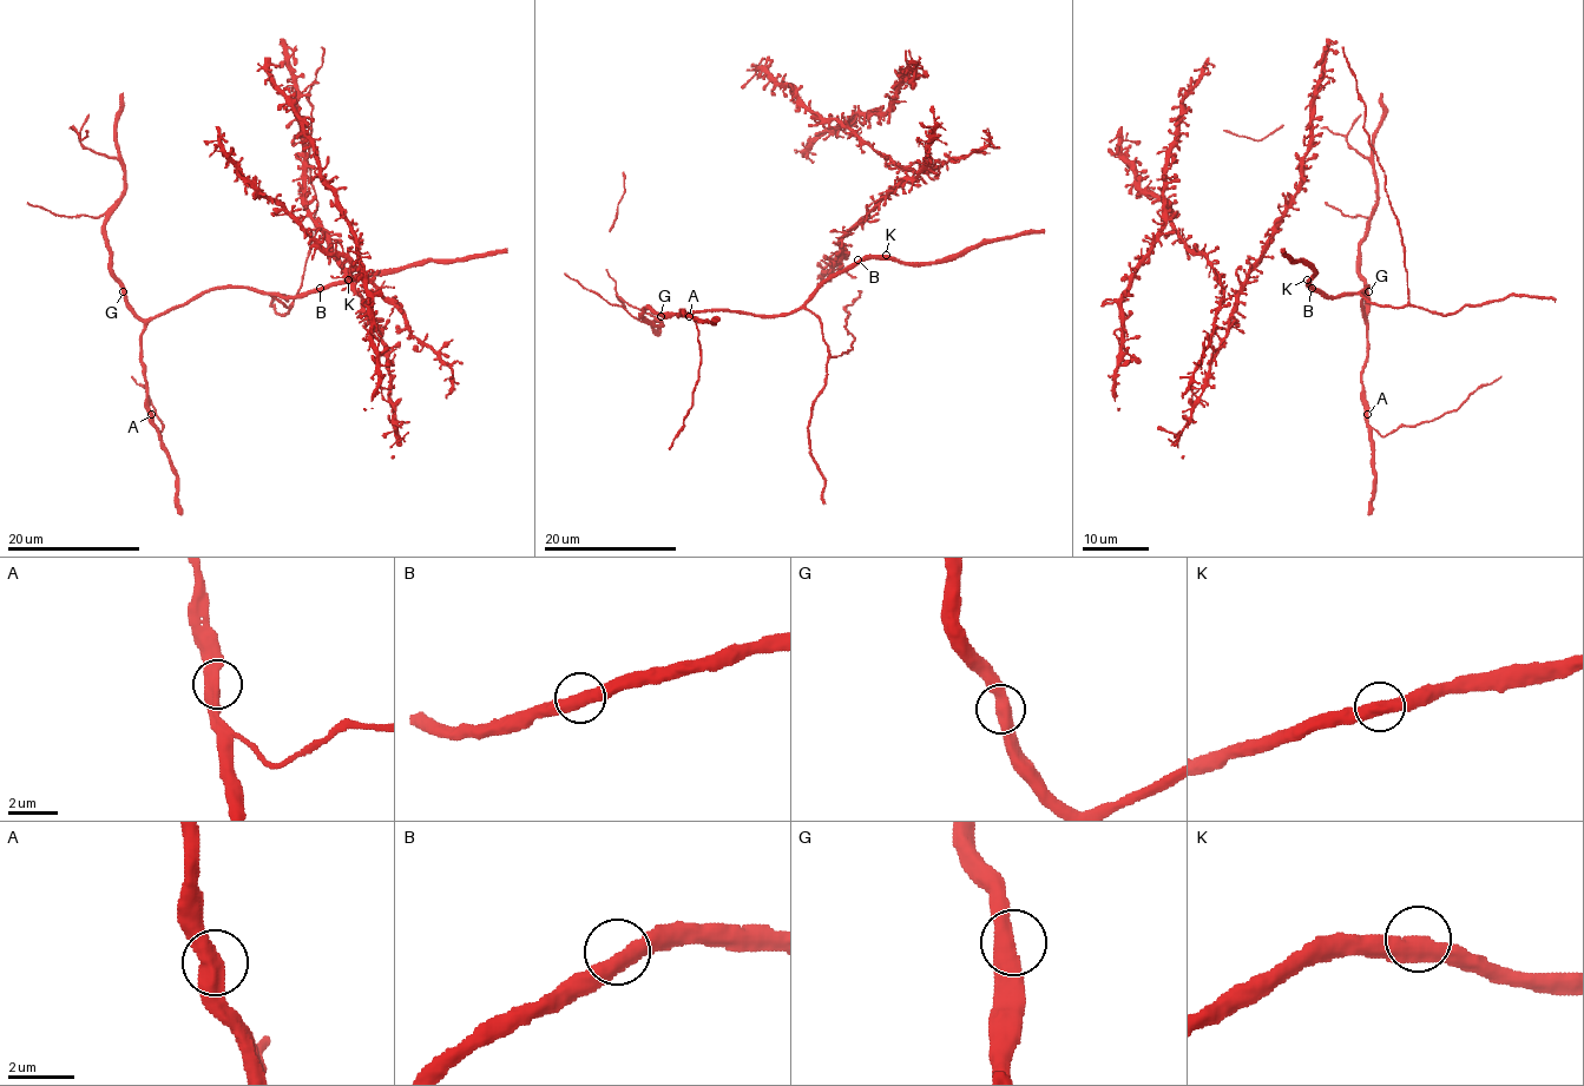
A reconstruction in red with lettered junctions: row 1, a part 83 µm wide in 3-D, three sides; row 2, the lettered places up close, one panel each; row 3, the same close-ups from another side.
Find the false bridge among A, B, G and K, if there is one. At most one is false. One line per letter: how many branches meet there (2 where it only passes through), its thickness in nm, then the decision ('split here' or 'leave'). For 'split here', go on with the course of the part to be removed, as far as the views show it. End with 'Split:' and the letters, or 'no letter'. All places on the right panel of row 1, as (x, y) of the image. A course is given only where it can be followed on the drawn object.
A: 2 | 480 nm | leave
B: 2 | 480 nm | leave
G: 2 | 480 nm | leave
K: 2 | 480 nm | leave
Split: no letter

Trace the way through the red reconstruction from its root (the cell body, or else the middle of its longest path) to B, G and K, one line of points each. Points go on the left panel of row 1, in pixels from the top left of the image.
B: (308, 147), (307, 165), (316, 210), (302, 287), (290, 307), (269, 294), (298, 296), (320, 288)
G: (308, 147), (315, 234), (290, 307), (250, 288), (212, 287), (143, 320), (123, 291)
K: (308, 147), (307, 165), (316, 210), (302, 287), (290, 307), (269, 294), (298, 296), (348, 280)

